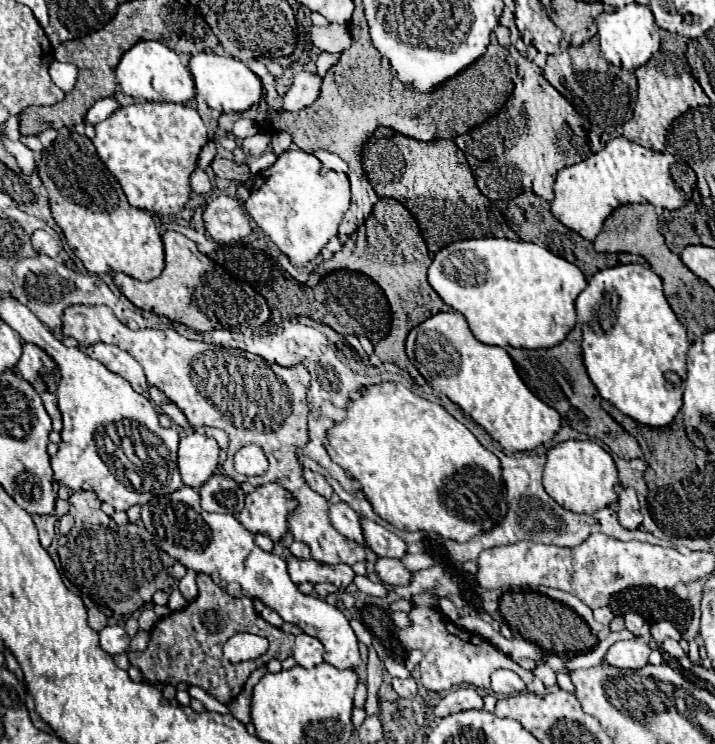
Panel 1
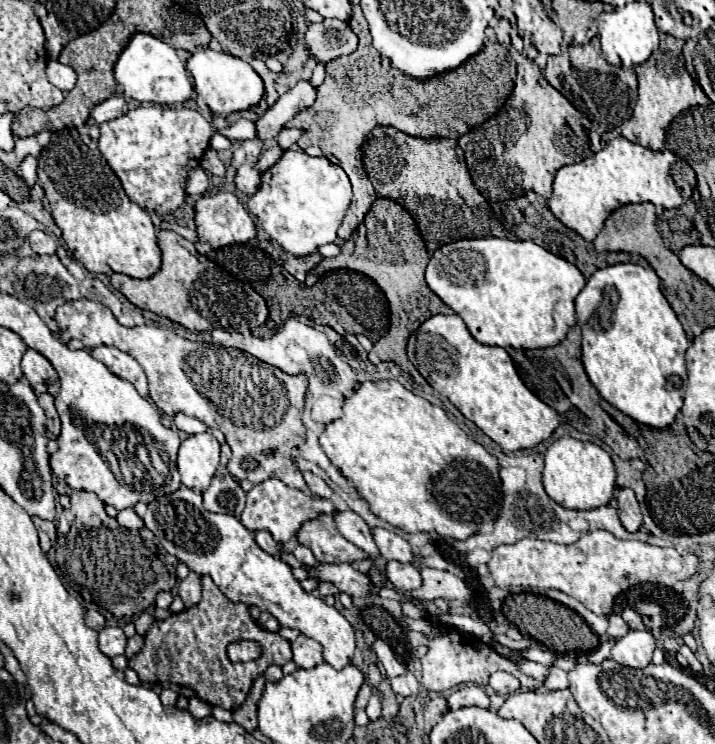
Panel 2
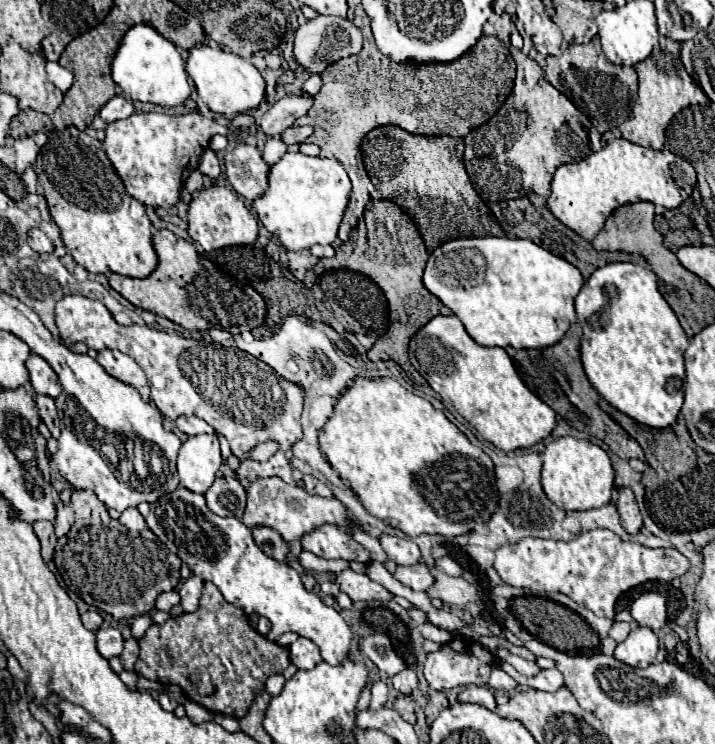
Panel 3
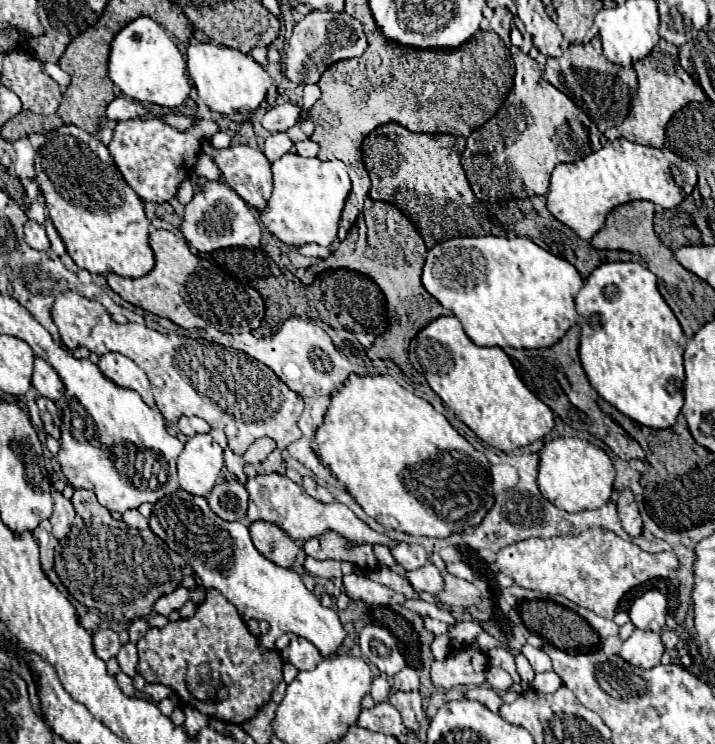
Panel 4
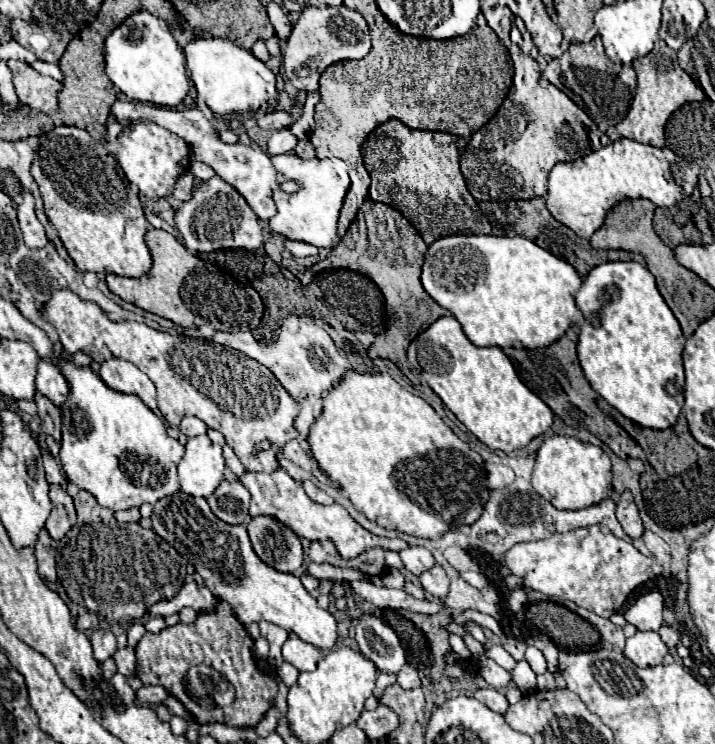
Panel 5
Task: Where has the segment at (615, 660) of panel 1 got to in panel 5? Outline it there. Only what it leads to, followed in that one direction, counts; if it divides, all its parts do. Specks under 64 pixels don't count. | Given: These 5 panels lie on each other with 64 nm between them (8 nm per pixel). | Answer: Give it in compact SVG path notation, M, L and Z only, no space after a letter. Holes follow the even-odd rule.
M636 632L632 638L626 640L624 656L632 660L636 666L658 666L662 664L662 658L668 654L666 644L658 636L658 632Z

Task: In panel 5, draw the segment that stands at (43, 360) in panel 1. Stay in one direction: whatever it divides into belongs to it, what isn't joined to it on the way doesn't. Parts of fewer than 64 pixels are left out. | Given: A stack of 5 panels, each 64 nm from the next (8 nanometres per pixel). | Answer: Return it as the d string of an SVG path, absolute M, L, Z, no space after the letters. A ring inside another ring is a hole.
M40 360L38 374L36 374L36 390L50 398L56 406L62 406L68 398L68 382L64 380L62 372L48 360Z

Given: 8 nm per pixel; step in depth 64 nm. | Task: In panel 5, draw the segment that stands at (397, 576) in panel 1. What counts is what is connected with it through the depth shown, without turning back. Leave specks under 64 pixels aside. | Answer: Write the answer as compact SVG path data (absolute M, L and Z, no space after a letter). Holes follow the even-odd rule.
M438 564L432 566L428 572L422 572L422 574L418 576L418 582L422 584L422 588L424 588L428 594L432 594L432 596L436 596L436 598L444 598L444 596L448 594L450 582L448 582L446 572L444 572Z

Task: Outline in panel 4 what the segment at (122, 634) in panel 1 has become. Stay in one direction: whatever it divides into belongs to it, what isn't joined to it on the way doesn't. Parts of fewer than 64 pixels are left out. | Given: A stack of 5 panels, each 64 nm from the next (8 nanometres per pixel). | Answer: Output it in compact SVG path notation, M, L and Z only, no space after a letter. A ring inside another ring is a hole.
M106 628L106 630L96 630L94 634L92 634L92 638L94 638L94 650L96 650L96 654L102 658L102 660L110 660L112 656L116 656L118 652L120 652L120 648L122 648L122 644L120 644L120 640L118 640L118 634L114 632L114 630L110 630L110 628Z

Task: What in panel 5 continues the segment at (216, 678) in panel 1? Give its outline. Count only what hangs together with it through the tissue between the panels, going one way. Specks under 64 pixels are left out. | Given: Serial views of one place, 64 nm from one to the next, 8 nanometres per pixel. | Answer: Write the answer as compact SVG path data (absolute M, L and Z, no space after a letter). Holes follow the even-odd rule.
M218 600L216 606L210 612L202 612L196 618L196 624L182 624L178 622L176 626L164 628L160 634L146 632L142 640L136 646L136 676L148 684L158 684L164 686L174 698L178 698L184 708L202 724L208 722L220 722L226 726L256 726L264 712L272 706L274 696L278 692L278 678L260 670L256 664L256 656L252 654L254 640L248 636L244 624L234 616L232 606L224 600ZM196 664L206 664L218 670L236 690L234 702L230 706L210 706L202 708L196 698L190 698L186 688L184 688L184 676L190 666Z

